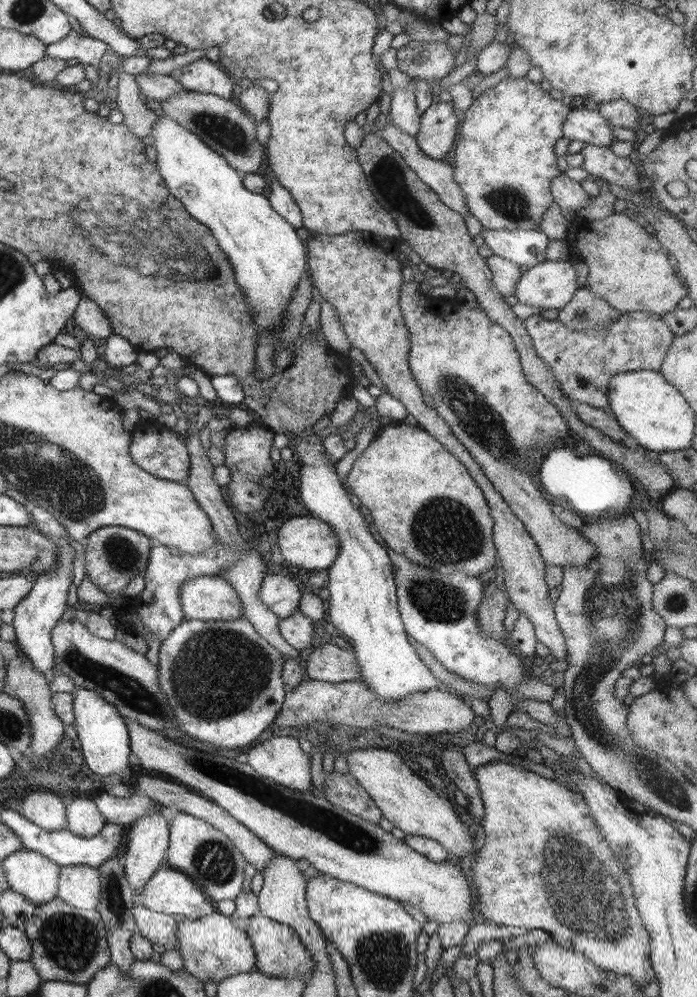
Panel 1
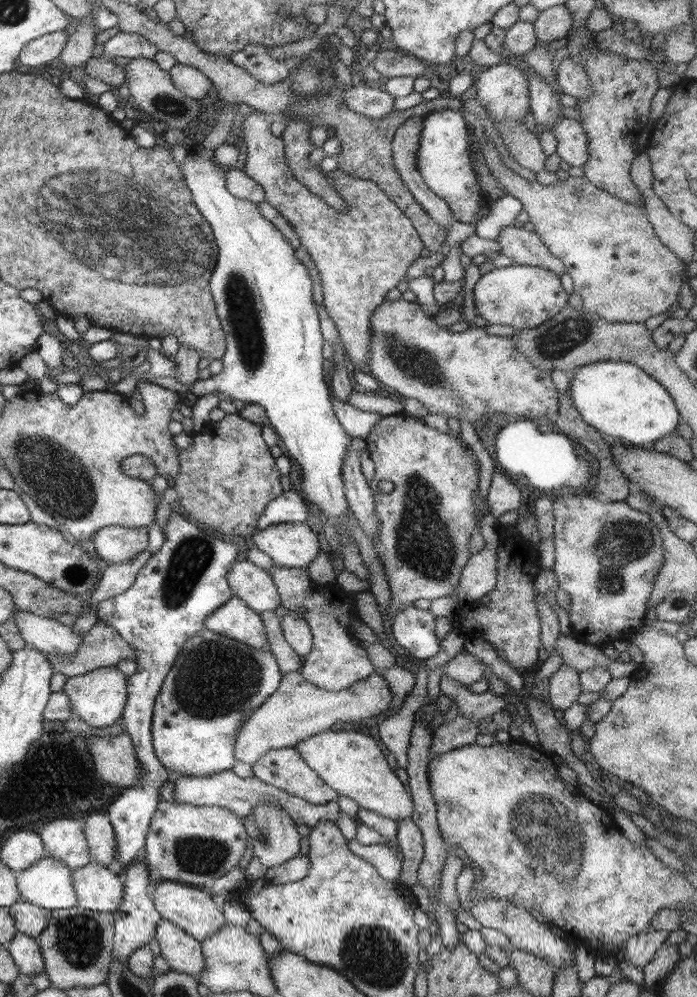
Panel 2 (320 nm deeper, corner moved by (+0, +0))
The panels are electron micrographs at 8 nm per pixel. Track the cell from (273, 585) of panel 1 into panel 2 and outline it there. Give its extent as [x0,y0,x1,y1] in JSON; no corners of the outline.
[226,560,279,614]

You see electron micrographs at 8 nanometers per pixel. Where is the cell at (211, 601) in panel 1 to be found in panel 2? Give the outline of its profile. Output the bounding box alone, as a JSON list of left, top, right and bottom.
[204,595,268,650]

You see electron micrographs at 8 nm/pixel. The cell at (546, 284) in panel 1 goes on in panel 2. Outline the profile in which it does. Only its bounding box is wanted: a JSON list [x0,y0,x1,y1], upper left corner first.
[472,265,568,328]

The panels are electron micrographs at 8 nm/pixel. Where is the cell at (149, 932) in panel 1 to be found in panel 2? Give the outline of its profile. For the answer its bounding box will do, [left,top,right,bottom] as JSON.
[154,918,204,981]

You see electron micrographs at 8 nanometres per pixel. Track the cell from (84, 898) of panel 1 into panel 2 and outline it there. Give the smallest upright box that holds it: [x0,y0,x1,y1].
[70,861,124,912]

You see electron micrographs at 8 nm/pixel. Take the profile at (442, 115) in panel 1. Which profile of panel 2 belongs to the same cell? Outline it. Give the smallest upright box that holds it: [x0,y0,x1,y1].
[414,109,487,223]

